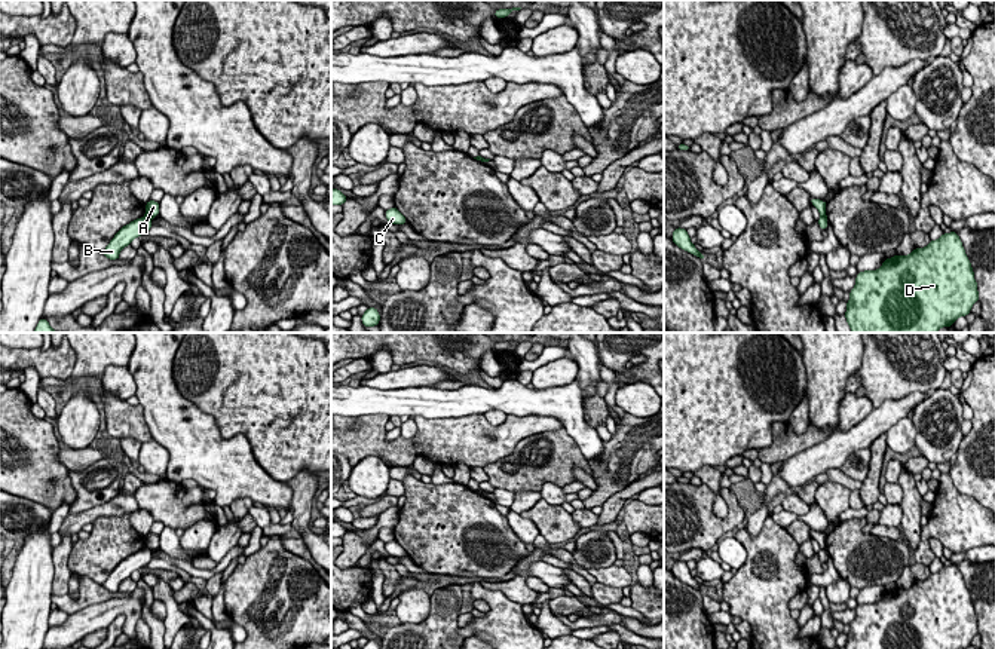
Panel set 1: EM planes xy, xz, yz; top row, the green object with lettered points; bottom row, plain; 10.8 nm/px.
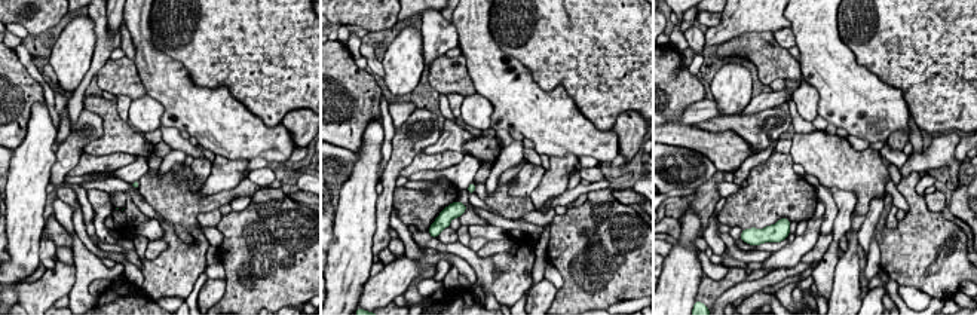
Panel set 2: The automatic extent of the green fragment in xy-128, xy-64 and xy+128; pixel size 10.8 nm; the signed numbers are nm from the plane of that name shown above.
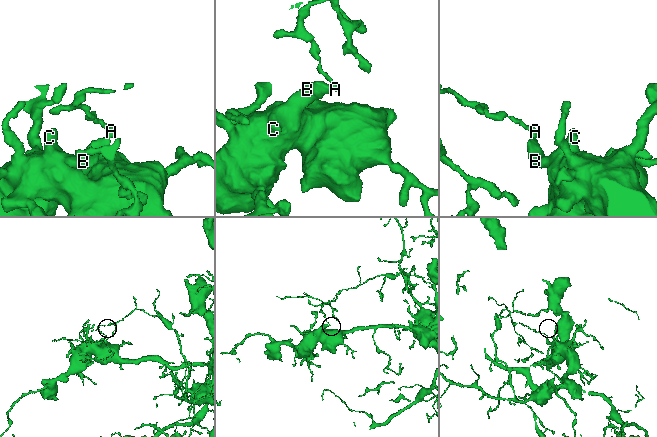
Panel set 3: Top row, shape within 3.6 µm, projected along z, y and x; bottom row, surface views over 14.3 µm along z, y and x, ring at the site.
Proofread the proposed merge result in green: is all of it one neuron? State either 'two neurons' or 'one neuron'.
two neurons

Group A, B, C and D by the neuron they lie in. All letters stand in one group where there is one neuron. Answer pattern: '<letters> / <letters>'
A / B C D

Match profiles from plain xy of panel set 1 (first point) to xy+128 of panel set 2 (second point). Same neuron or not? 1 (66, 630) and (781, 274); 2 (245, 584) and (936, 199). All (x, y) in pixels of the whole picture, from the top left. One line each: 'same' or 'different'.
1: different
2: different

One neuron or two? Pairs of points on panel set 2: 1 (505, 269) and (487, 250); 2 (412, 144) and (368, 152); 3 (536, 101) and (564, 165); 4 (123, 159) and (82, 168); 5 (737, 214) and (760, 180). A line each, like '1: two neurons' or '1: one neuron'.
1: two neurons
2: two neurons
3: two neurons
4: one neuron
5: one neuron

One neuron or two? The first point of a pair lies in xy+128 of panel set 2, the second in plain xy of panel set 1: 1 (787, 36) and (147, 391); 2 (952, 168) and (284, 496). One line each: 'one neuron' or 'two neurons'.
1: two neurons
2: two neurons

